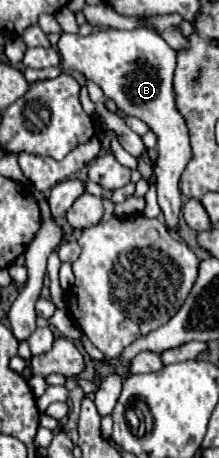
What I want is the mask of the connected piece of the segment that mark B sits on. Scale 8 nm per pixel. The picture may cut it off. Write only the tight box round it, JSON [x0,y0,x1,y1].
[58,28,192,228]

